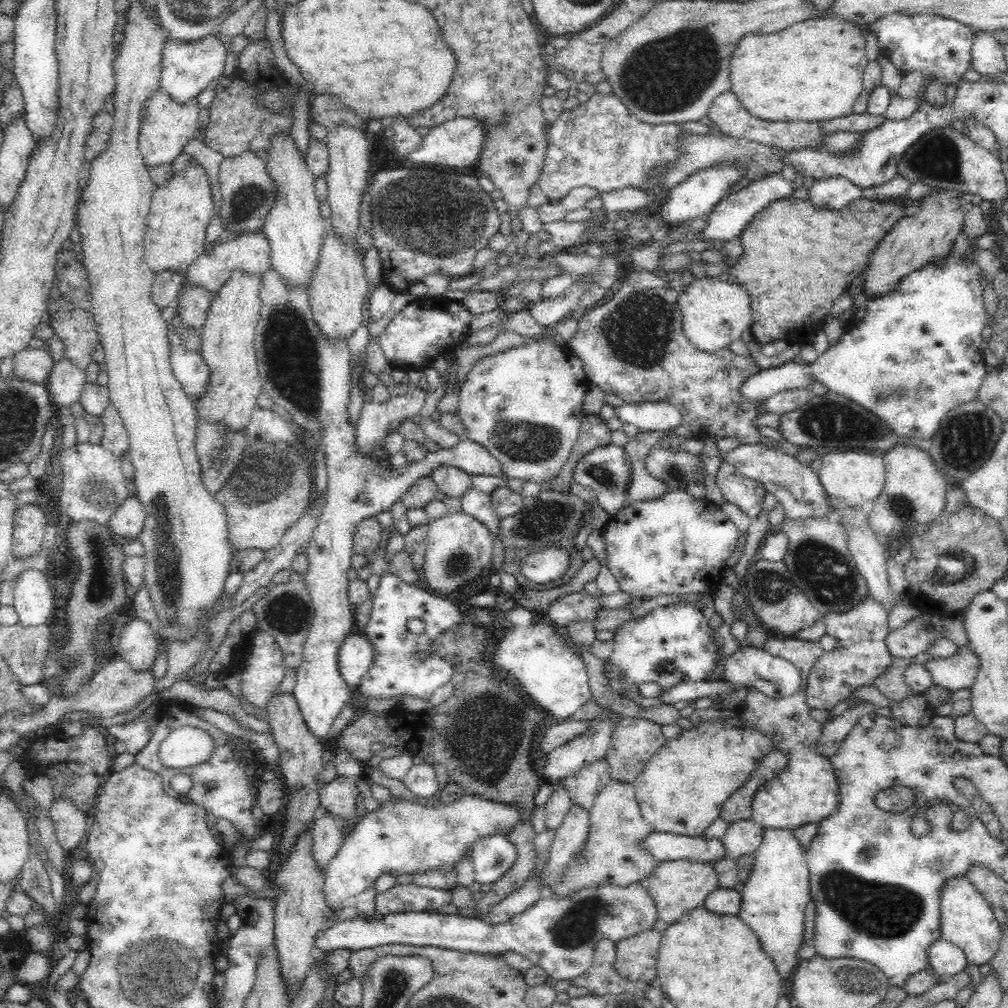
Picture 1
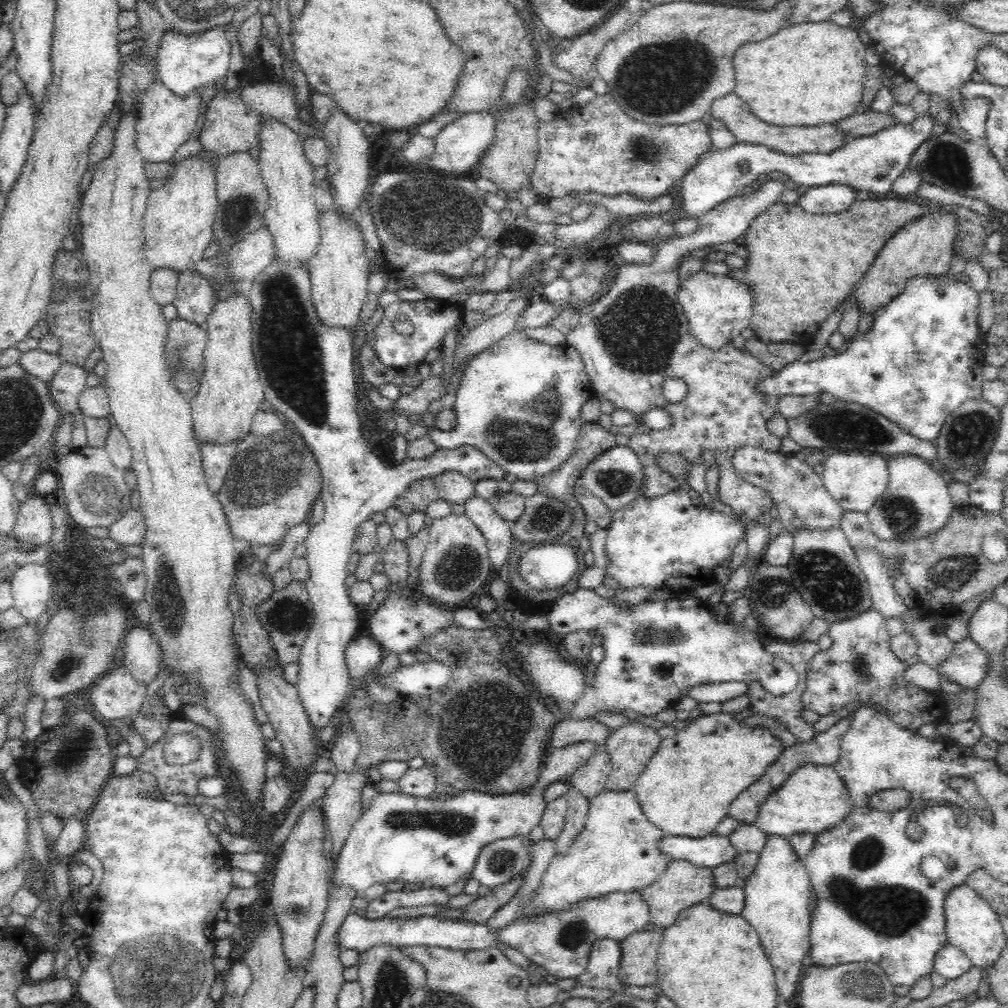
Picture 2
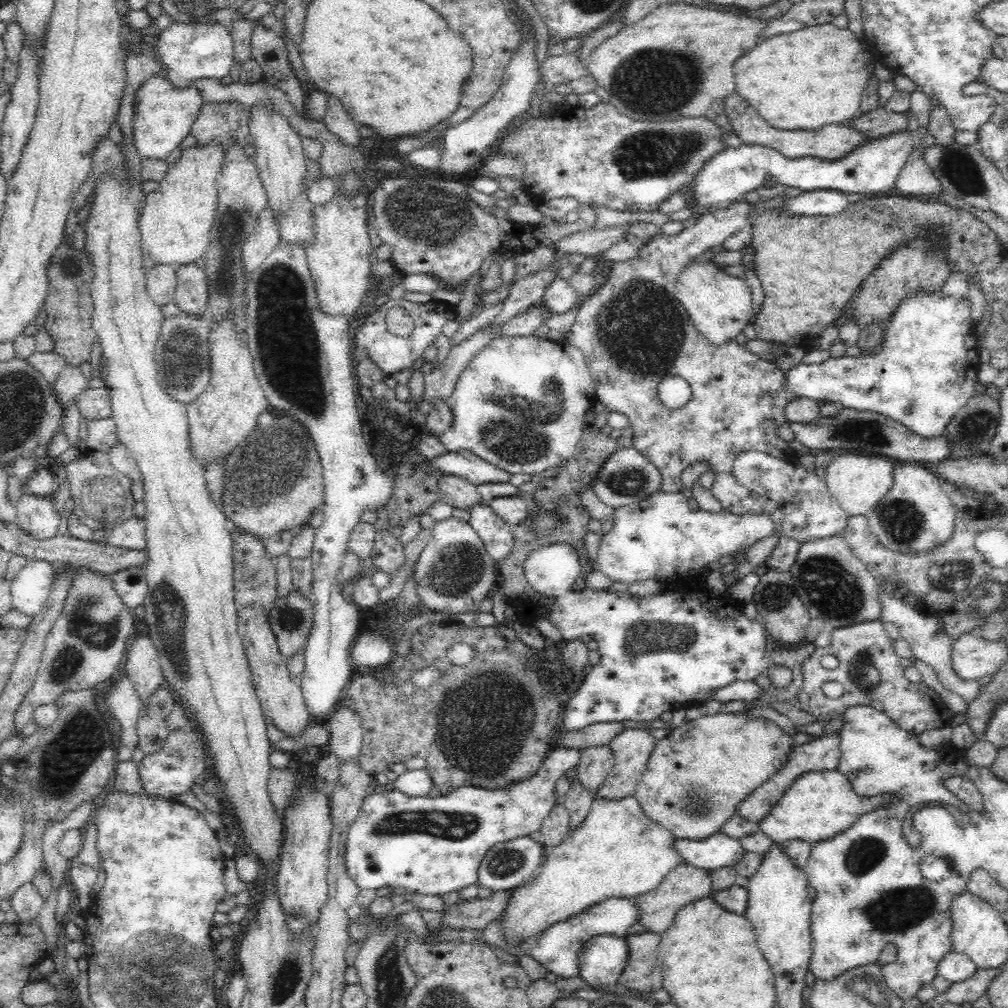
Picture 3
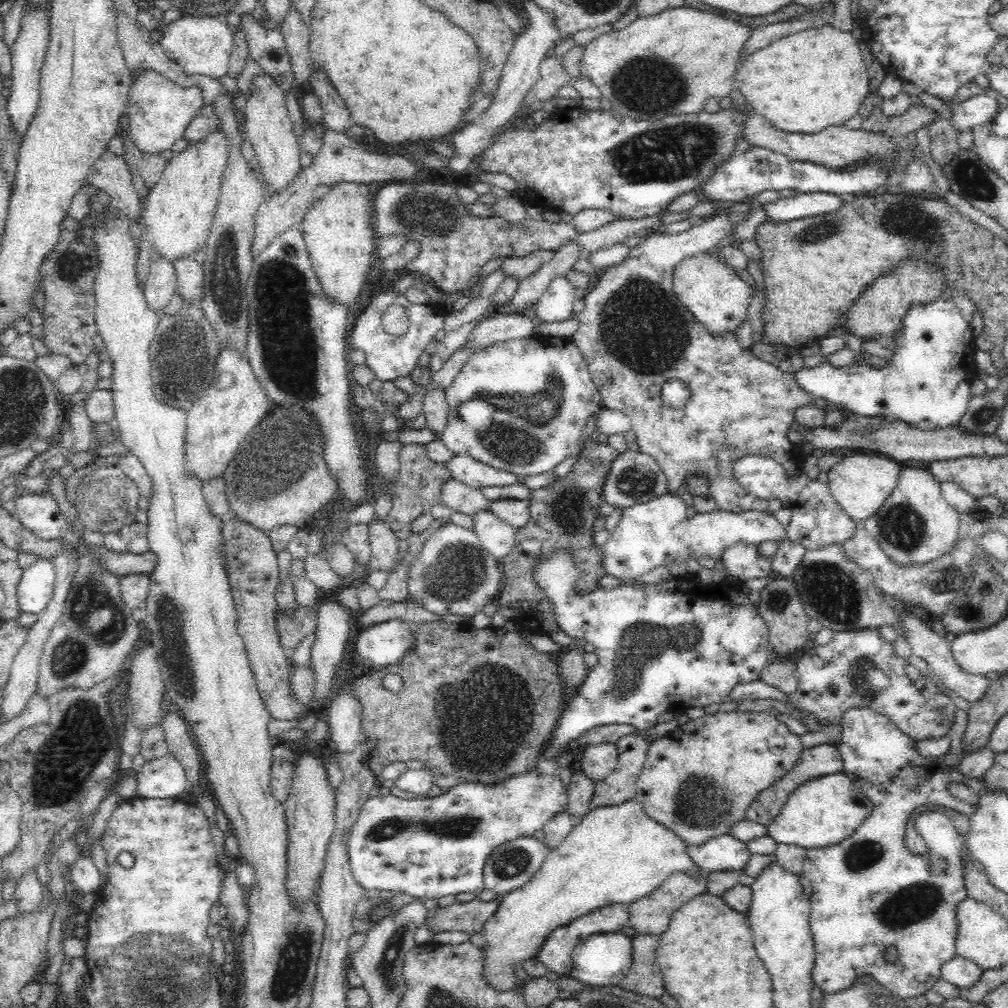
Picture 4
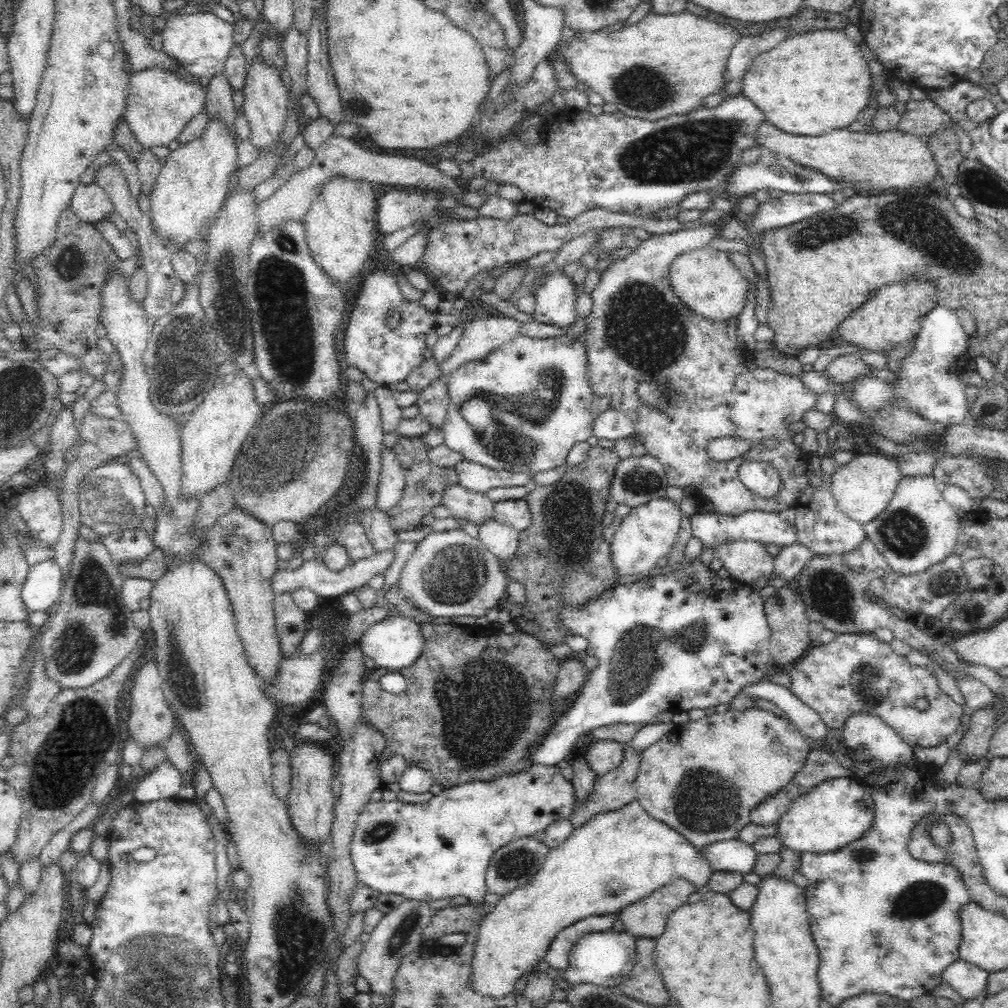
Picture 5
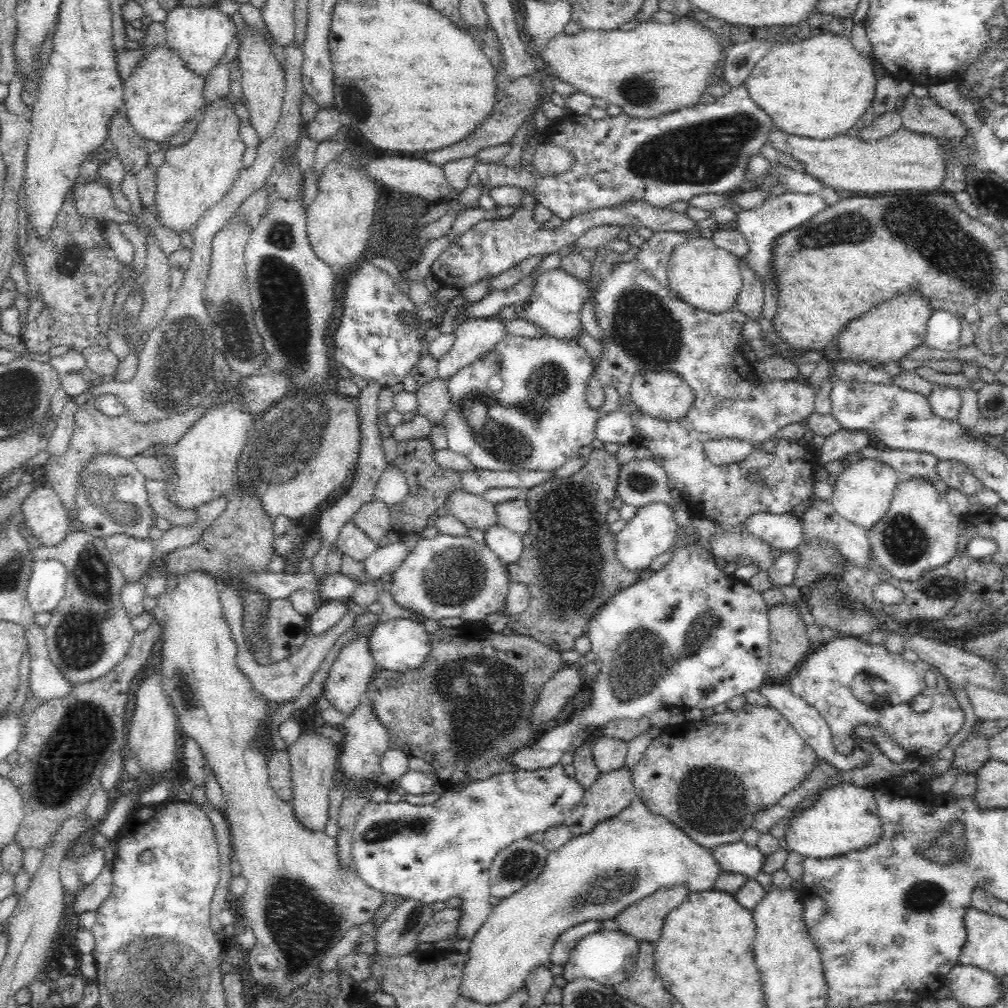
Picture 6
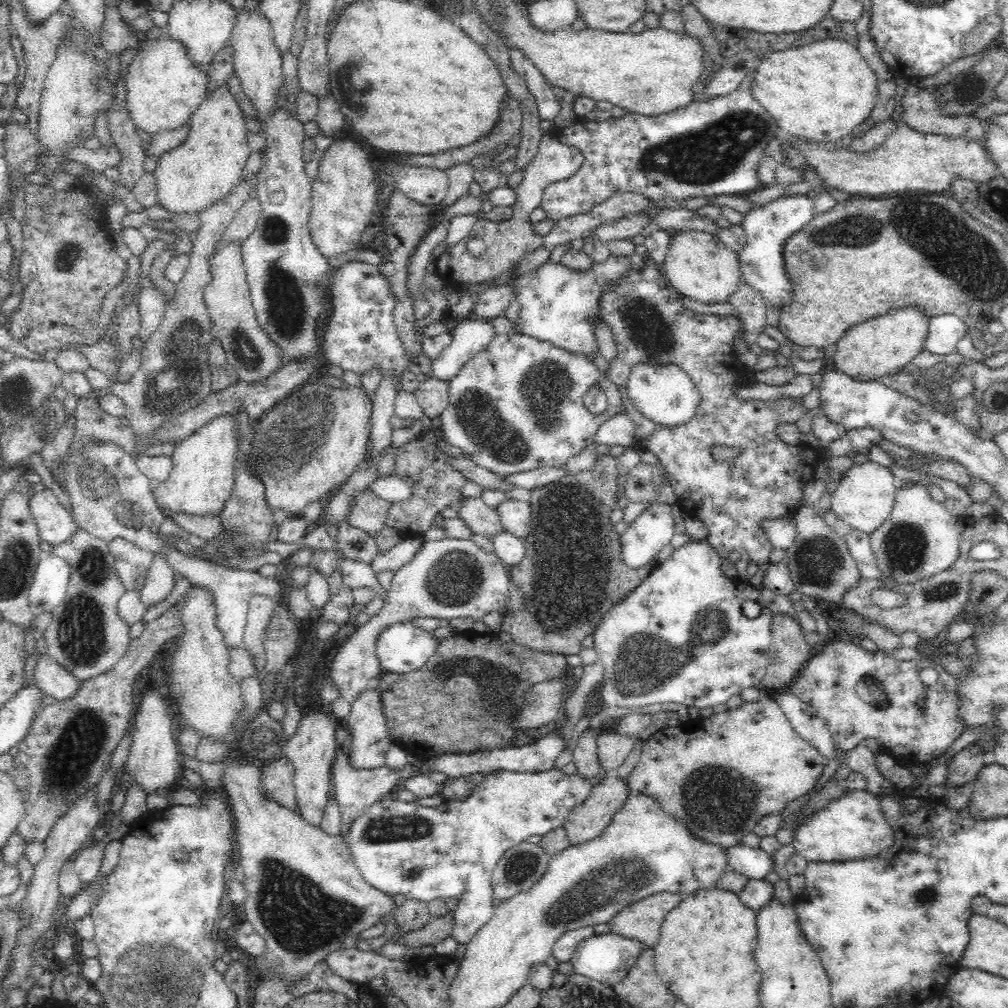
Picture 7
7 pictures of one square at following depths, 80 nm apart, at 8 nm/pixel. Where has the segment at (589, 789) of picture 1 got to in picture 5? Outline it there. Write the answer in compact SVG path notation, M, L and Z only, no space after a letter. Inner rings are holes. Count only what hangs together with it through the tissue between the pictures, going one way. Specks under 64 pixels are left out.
M694 560L694 564L687 564L684 561L682 568L674 574L662 574L646 580L645 582L634 582L625 585L615 585L614 587L604 590L600 596L588 600L582 606L562 606L560 608L560 621L562 625L574 635L580 635L588 641L589 646L595 650L596 658L599 662L596 668L588 671L586 682L577 694L576 700L572 706L566 710L563 716L556 719L554 724L548 730L547 734L531 752L531 762L545 764L546 766L555 766L561 760L570 759L573 754L582 746L584 737L591 730L599 726L608 726L609 724L642 724L649 725L654 723L658 714L671 712L688 712L692 709L708 709L711 706L730 703L734 696L747 686L765 679L771 670L770 662L773 660L771 655L771 630L768 626L766 615L764 614L763 598L756 593L756 590L746 583L729 578L716 578L708 566L700 563L700 560ZM592 741L581 750L588 768L597 777L605 775L622 762L622 744L614 741Z

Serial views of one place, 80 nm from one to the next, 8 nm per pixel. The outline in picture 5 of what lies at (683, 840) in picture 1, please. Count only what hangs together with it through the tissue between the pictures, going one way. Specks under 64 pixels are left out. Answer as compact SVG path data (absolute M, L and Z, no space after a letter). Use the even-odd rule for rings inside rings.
M738 838L716 840L698 848L702 859L706 859L712 871L734 871L742 874L752 872L757 852L752 845Z

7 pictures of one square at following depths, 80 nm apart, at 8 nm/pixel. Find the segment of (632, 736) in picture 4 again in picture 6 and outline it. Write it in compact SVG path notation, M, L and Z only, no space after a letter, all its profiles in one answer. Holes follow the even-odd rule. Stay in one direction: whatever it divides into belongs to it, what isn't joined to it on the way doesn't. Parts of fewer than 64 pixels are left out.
M558 763L550 768L536 768L536 770L516 769L514 772L500 773L499 775L491 776L484 780L476 780L476 782L466 782L466 784L463 785L456 785L455 787L452 787L452 790L446 787L444 792L438 796L438 799L434 803L428 805L419 806L405 801L394 803L387 801L380 803L368 801L359 814L353 832L351 857L353 858L356 873L360 875L360 878L368 884L370 888L374 888L376 891L380 891L383 894L398 894L398 896L403 896L404 899L416 899L424 904L446 901L449 898L452 898L452 896L459 896L463 900L462 906L459 907L462 909L462 920L460 920L460 926L458 926L458 932L456 935L461 940L473 939L476 932L480 929L480 926L484 925L484 922L492 913L493 906L491 906L488 901L488 898L490 898L491 895L488 882L490 876L489 869L491 868L494 856L496 856L499 851L502 852L502 848L506 848L509 844L512 844L512 842L529 837L540 836L545 833L548 828L552 828L552 826L556 826L556 824L562 824L562 822L567 823L568 828L572 831L573 835L576 834L578 837L586 835L592 830L592 828L594 828L594 826L596 826L596 822L606 820L606 818L610 818L610 816L622 812L624 807L627 807L632 800L637 797L633 785L631 770L632 768L628 768L624 764L616 770L601 774L588 790L584 790L580 788L580 786L577 786L575 779L568 777L564 773L563 765Z

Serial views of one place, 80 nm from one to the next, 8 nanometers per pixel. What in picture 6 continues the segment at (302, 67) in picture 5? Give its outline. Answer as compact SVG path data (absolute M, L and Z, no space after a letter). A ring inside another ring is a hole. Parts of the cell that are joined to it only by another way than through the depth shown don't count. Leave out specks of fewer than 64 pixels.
M292 40L282 46L286 53L286 60L284 60L286 90L280 120L275 126L274 132L257 146L257 156L252 165L240 170L224 198L218 204L211 206L194 228L192 232L194 248L191 252L190 266L185 272L180 288L172 297L164 318L160 320L156 328L148 332L148 340L144 342L142 350L139 351L139 363L133 379L118 382L100 378L90 389L92 396L116 395L126 407L127 415L136 422L147 424L148 420L157 421L176 413L183 413L202 402L202 399L210 393L219 390L213 369L213 358L218 350L215 349L213 343L215 341L213 326L204 301L202 301L202 290L211 262L211 242L216 232L226 225L232 212L239 208L242 201L265 184L276 163L282 161L286 150L297 142L300 130L305 125L301 117L302 98L307 95L302 79L303 47L302 44L294 42L295 40Z

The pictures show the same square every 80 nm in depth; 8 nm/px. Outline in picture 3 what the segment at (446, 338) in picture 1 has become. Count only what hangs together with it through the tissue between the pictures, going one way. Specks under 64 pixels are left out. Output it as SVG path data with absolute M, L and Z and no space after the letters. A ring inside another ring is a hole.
M402 298L390 299L382 305L380 310L373 311L367 316L364 324L359 326L356 335L356 344L361 350L365 350L367 356L370 356L374 362L384 372L394 374L400 372L402 368L408 368L414 365L418 358L422 357L422 353L430 344L433 344L437 336L442 333L443 326L456 317L455 307L448 304L446 301L438 301L431 299L425 303L415 303ZM394 306L401 306L408 311L414 320L414 329L412 334L408 337L400 338L388 331L386 325L386 315Z

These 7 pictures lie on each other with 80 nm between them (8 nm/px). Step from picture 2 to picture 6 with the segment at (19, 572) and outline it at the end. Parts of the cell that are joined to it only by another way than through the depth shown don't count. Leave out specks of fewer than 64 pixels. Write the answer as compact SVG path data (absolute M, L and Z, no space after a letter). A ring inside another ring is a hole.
M38 560L26 588L26 599L32 611L51 612L64 596L67 571L58 560Z

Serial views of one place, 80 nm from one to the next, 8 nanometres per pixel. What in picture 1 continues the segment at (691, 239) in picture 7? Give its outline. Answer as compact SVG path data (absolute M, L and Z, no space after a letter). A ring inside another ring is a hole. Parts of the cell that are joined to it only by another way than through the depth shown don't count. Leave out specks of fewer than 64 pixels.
M709 276L694 279L680 292L677 301L682 313L682 332L696 348L706 353L724 350L732 341L740 339L745 330L751 328L751 298L739 283Z

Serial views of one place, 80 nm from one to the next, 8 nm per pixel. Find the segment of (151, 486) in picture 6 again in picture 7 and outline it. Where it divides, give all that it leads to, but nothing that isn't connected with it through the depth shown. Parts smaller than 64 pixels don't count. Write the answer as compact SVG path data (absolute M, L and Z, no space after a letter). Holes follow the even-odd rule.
M155 497L155 502L157 502L157 508L159 508L161 512L163 512L163 515L165 516L165 518L172 519L172 521L174 521L179 527L181 527L186 532L189 532L196 536L200 536L200 538L203 538L204 540L211 540L211 539L214 539L214 536L222 536L222 534L224 534L224 527L220 527L220 520L217 517L214 517L213 515L197 516L197 515L190 515L188 513L184 513L181 511L172 515L170 511L166 511L166 509L162 509L162 507L158 505L158 501L156 501L156 497Z

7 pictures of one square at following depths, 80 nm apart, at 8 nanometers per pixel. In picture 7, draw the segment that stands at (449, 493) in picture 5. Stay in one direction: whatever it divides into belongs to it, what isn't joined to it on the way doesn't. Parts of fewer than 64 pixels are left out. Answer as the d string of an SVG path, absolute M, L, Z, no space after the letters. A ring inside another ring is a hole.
M464 497L455 503L459 508L458 518L461 518L473 534L482 534L492 538L494 534L502 532L503 526L495 509L487 506L481 497L472 499Z

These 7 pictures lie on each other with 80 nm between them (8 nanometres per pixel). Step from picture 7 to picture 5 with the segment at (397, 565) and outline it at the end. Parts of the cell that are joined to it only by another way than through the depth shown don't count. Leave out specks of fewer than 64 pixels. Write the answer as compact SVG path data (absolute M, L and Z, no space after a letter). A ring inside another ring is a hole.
M393 550L373 553L373 555L368 558L354 561L348 568L344 568L344 570L340 570L340 572L333 572L328 568L326 563L324 563L324 560L321 560L320 557L314 557L304 561L303 565L300 566L300 568L296 568L296 570L280 569L276 576L272 578L272 588L275 594L284 592L284 590L292 592L296 590L296 588L309 588L318 596L322 596L322 598L339 598L343 594L346 594L346 592L352 592L363 585L367 585L368 580L376 574L384 575L393 560Z

